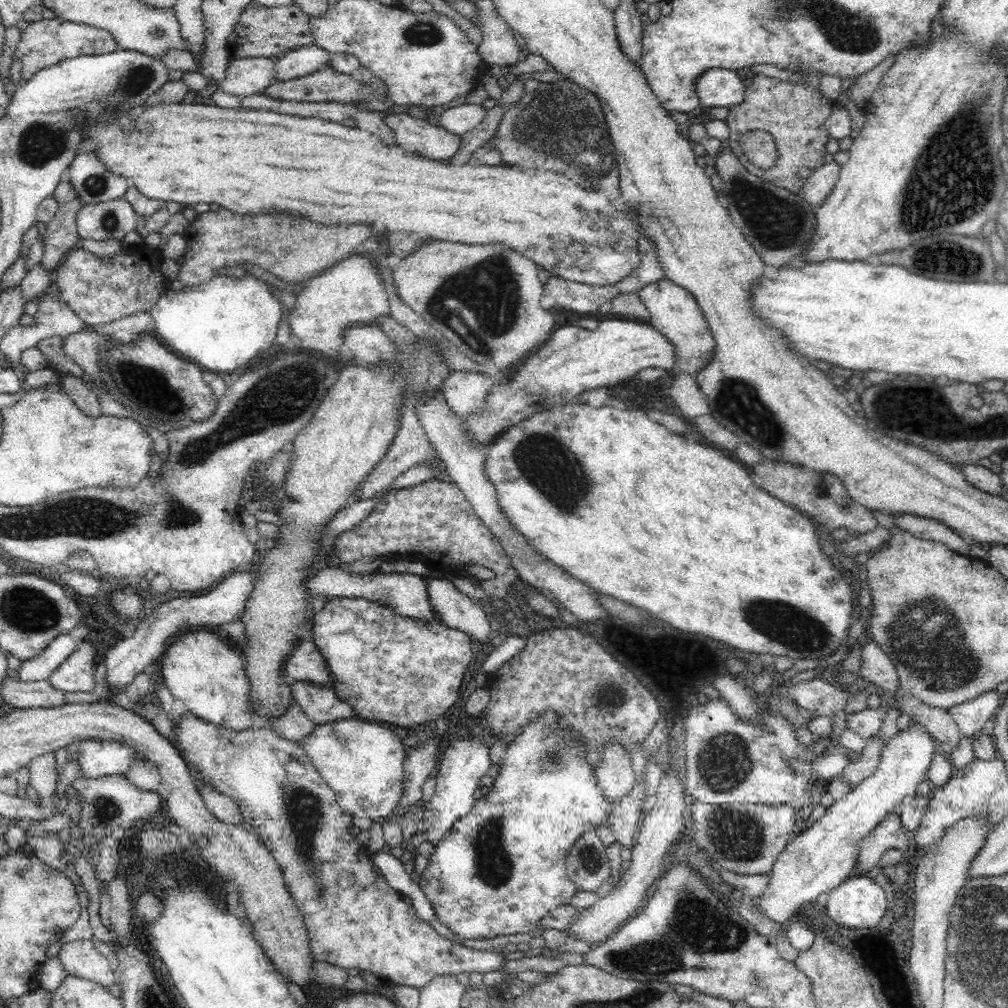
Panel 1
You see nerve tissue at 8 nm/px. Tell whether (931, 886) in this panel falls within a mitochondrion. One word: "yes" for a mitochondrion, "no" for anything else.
no

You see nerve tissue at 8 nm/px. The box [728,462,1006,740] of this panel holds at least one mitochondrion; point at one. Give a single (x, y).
(925, 638)

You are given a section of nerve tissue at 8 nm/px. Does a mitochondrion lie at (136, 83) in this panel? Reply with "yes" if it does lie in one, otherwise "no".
yes

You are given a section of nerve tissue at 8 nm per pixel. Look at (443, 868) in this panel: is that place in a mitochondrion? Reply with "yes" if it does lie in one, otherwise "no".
no

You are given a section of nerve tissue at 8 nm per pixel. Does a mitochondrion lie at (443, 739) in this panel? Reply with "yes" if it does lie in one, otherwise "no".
no

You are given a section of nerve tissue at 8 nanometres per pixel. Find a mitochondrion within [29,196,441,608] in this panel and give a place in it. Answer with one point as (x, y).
(282, 399)

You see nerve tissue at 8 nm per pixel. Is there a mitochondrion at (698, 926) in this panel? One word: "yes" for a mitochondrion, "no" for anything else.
yes

